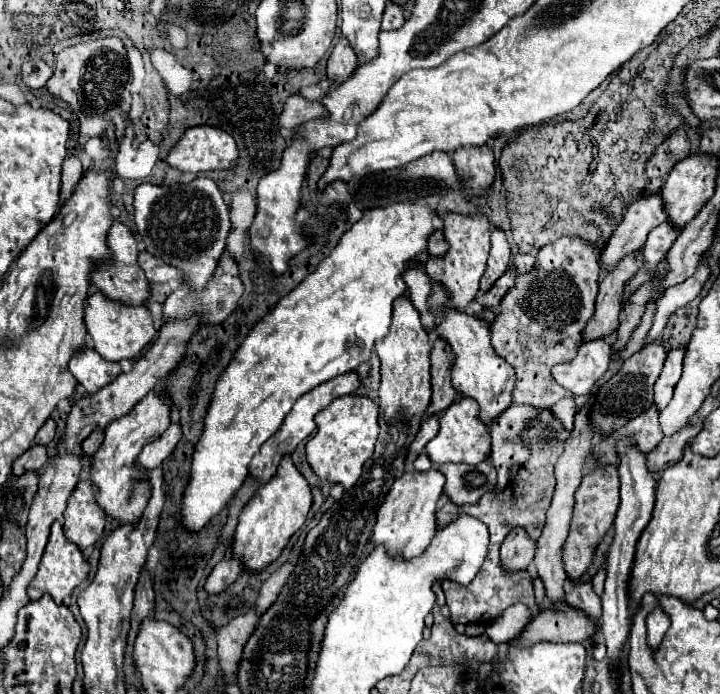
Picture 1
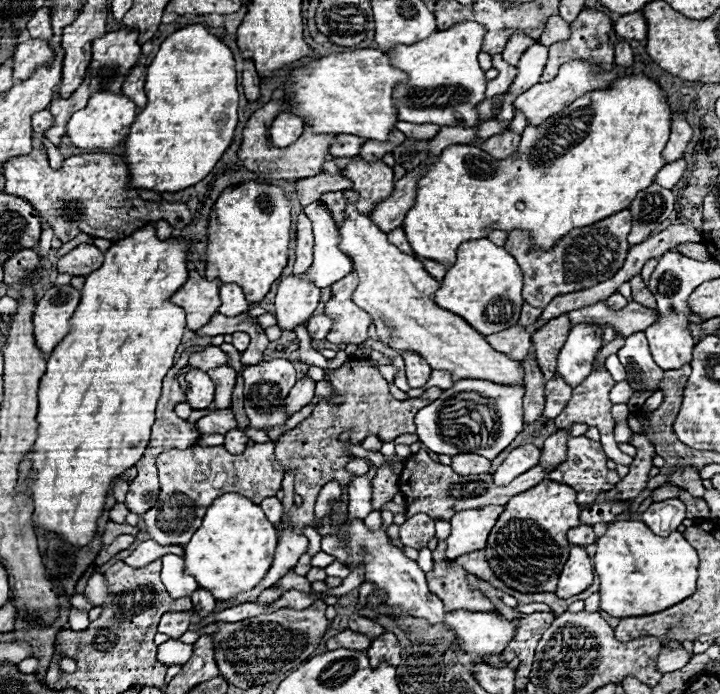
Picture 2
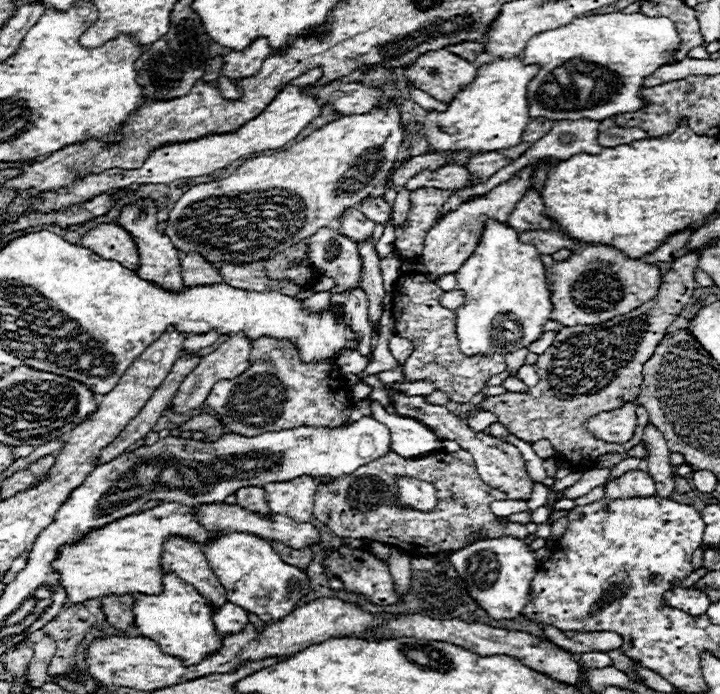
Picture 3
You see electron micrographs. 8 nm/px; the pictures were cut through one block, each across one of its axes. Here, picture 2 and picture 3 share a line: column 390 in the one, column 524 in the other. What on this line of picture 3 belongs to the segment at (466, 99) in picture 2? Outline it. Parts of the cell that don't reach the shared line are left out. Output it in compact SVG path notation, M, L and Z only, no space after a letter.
M596 14L574 18L570 24L536 34L524 48L524 64L538 64L540 70L528 82L528 106L530 118L548 118L548 120L566 120L566 118L596 118L604 120L622 112L634 112L642 108L644 102L638 98L638 90L642 88L642 80L658 70L660 66L672 60L676 48L680 44L680 36L676 26L668 18L652 18L646 14Z

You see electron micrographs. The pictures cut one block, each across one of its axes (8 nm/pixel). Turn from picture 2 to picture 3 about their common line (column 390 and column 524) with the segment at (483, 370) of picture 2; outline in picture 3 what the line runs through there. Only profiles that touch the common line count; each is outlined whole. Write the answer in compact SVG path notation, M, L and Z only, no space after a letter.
M488 220L480 244L472 258L456 272L456 278L458 290L464 290L468 296L468 302L456 310L456 334L460 350L464 350L466 356L488 352L510 354L530 346L544 334L542 326L552 314L546 266L532 244L518 242L516 230Z

